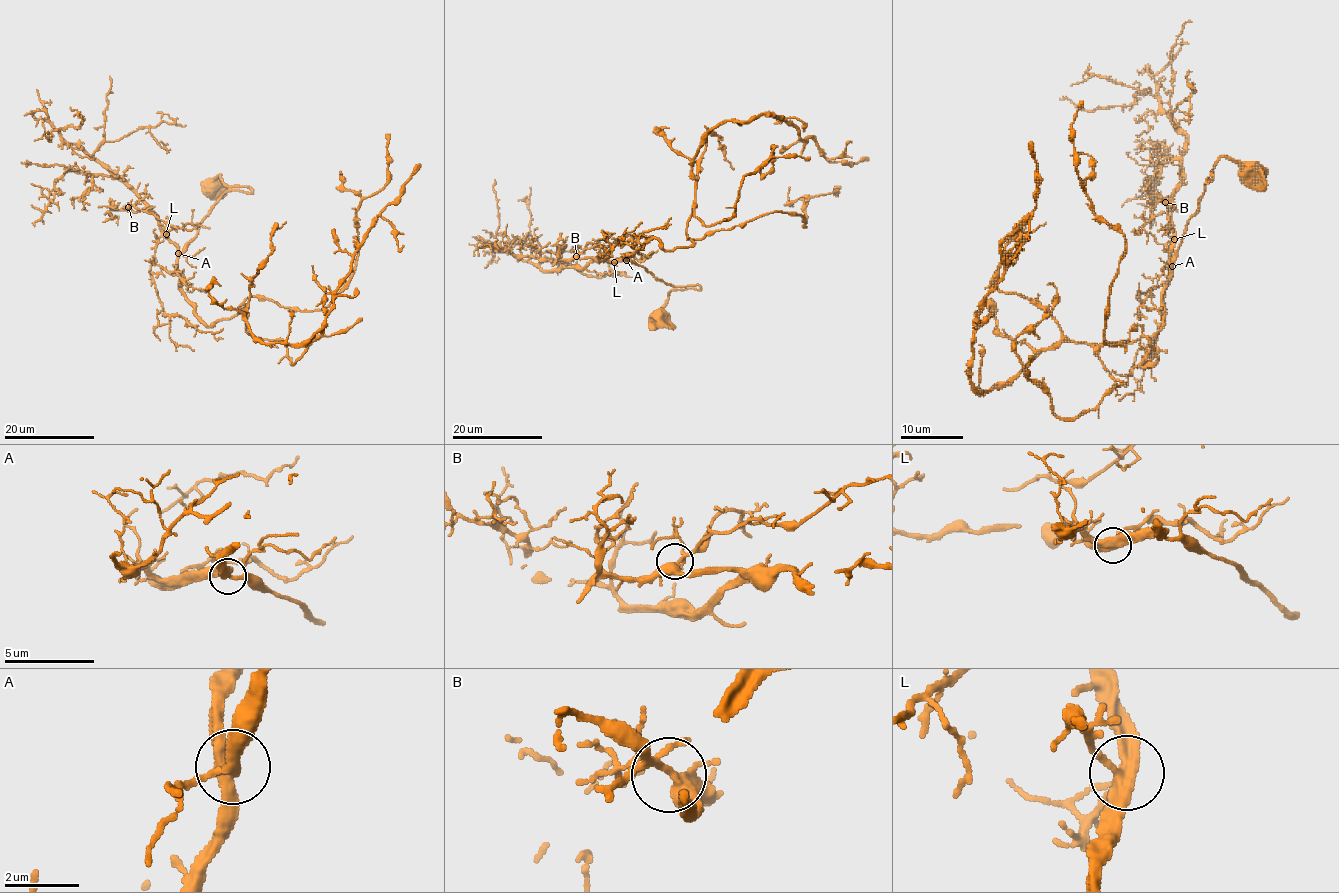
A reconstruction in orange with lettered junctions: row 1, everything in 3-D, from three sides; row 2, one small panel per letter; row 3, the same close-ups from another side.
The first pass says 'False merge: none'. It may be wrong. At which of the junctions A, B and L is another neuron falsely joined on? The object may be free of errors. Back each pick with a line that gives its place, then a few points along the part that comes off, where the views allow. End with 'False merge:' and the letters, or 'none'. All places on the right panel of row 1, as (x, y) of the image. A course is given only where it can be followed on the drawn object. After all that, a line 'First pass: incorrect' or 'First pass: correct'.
False merge: none
First pass: correct

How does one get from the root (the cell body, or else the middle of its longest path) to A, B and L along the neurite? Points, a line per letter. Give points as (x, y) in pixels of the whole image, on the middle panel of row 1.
A: (657, 317), (673, 289), (700, 287), (669, 285), (645, 268), (626, 260)
B: (657, 317), (673, 289), (700, 287), (669, 285), (625, 259), (609, 261), (576, 256)
L: (657, 317), (673, 289), (700, 287), (672, 286), (630, 261), (620, 259), (614, 262)

